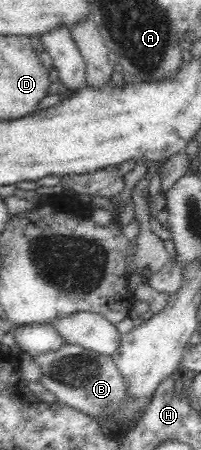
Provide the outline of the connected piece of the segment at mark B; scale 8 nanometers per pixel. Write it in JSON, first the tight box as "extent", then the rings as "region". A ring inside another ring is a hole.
{"extent":[31,343,153,428],"region":[[[63,343],[53,352],[43,352],[31,358],[41,371],[41,376],[36,381],[55,396],[58,404],[67,405],[88,414],[99,420],[104,428],[111,426],[119,428],[119,422],[125,422],[133,416],[138,419],[153,398],[149,396],[141,400],[132,400],[126,394],[125,381],[115,367],[111,355],[103,355],[79,345]]]}

